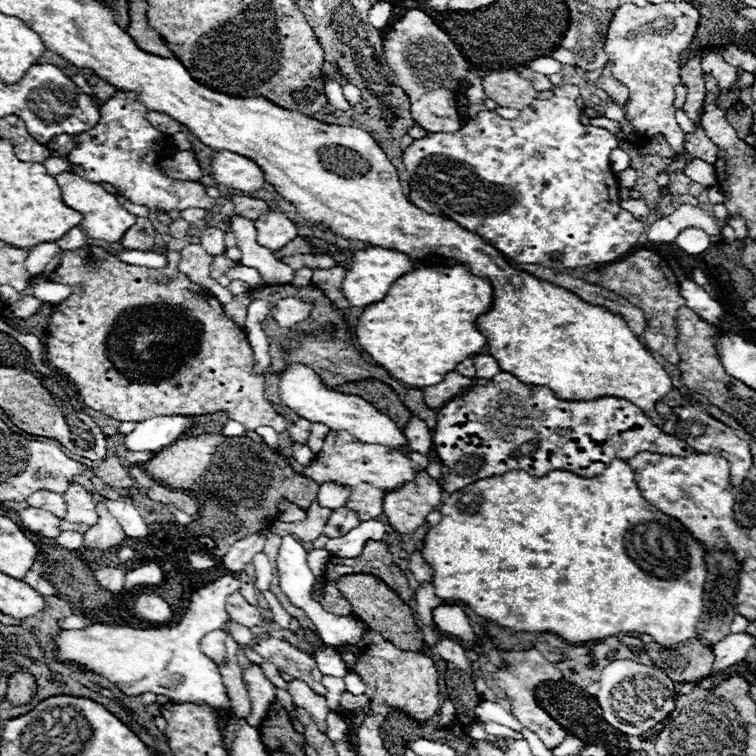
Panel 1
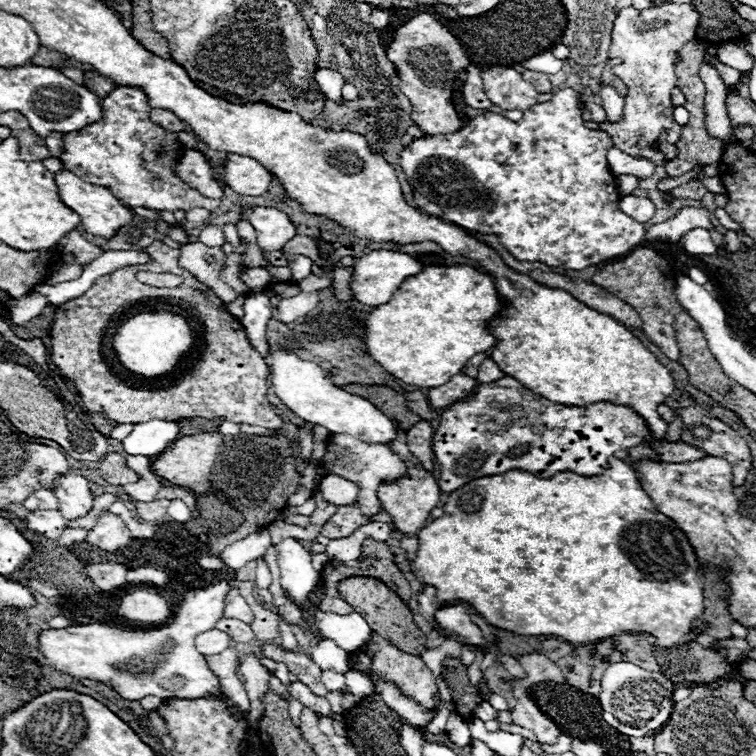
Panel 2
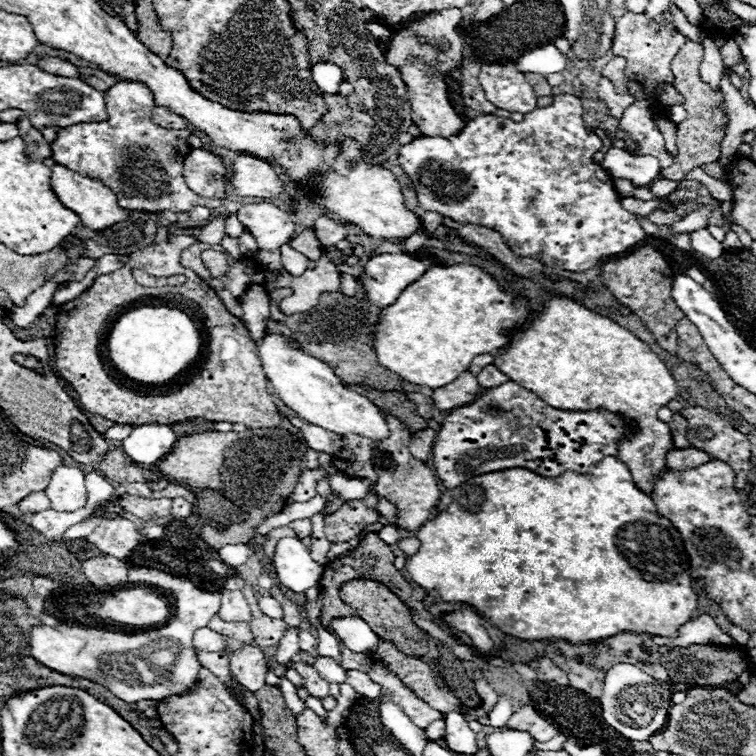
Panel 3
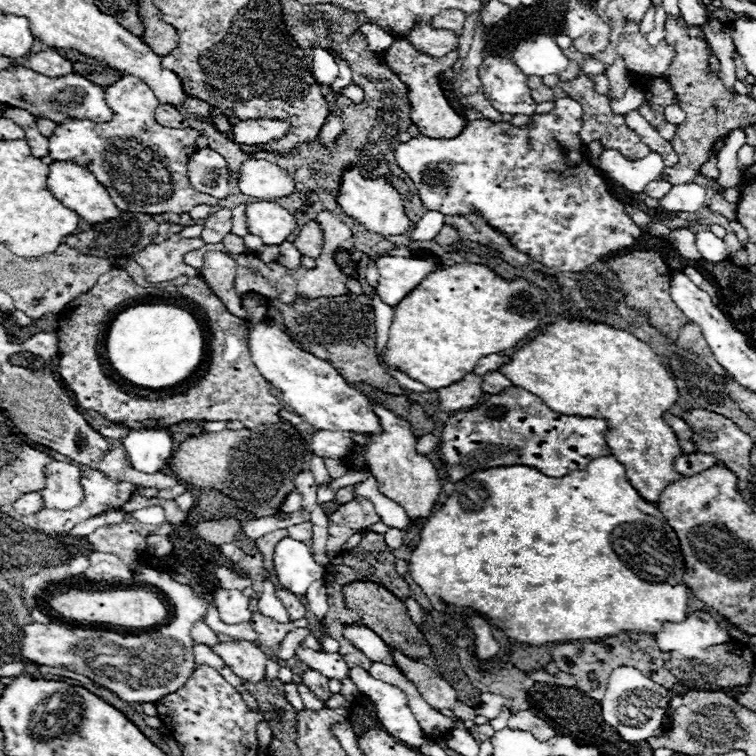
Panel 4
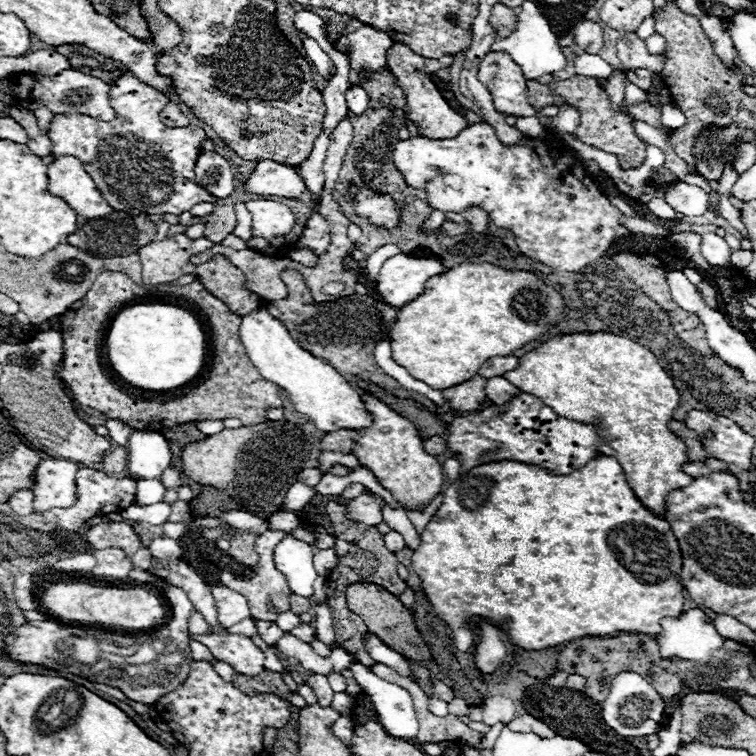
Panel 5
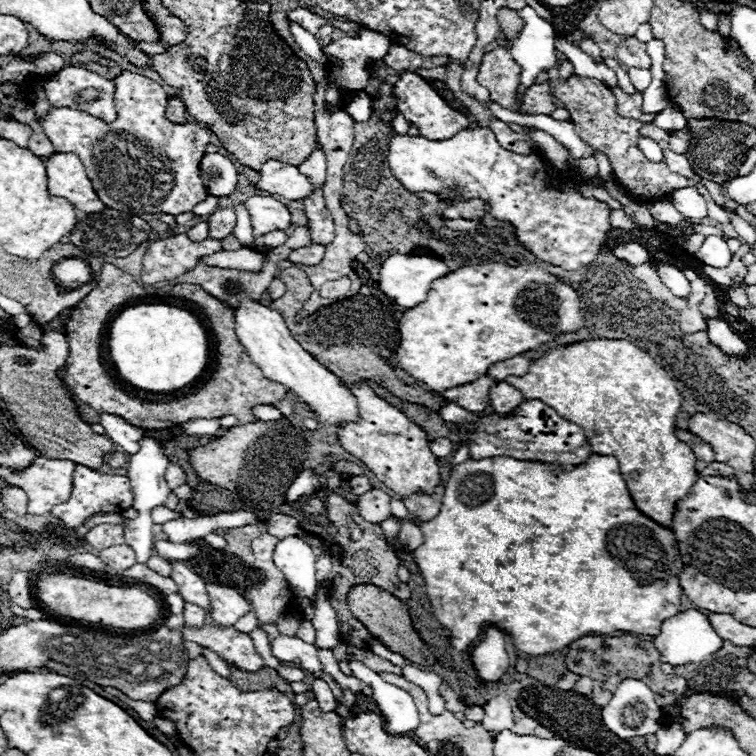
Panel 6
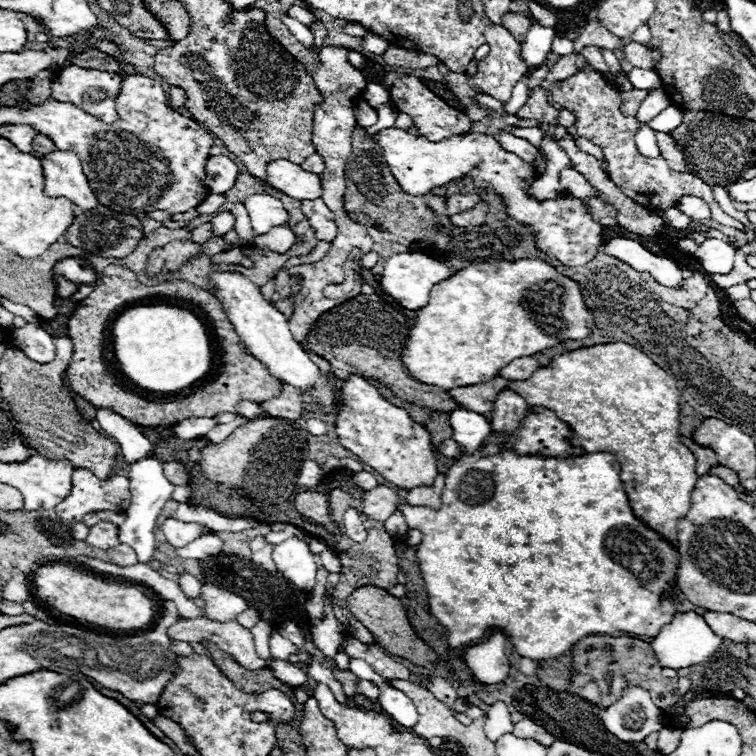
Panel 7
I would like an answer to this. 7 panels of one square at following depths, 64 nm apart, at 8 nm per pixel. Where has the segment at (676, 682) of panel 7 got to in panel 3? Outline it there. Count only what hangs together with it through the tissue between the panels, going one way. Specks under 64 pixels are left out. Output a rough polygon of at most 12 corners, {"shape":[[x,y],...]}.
{"shape":[[650,634],[570,644],[550,642],[546,656],[570,686],[602,696],[608,668],[634,664],[670,680]]}

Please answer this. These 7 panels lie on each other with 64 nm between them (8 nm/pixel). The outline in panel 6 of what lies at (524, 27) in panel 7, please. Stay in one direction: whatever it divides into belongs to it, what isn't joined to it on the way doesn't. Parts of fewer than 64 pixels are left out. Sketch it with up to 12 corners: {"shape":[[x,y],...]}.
{"shape":[[510,8],[498,12],[500,32],[506,38],[518,36],[522,18]]}

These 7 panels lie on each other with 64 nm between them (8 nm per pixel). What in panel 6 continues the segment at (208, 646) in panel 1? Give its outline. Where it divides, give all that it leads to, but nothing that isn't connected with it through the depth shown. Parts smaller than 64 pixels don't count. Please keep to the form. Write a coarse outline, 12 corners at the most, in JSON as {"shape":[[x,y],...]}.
{"shape":[[196,604],[184,608],[188,626],[200,628],[206,622],[206,612]]}

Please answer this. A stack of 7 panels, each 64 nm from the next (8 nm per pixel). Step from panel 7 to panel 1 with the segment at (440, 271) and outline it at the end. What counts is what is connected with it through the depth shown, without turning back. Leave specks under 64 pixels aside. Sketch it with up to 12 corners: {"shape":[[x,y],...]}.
{"shape":[[378,246],[354,250],[342,280],[350,306],[380,302],[414,270]]}

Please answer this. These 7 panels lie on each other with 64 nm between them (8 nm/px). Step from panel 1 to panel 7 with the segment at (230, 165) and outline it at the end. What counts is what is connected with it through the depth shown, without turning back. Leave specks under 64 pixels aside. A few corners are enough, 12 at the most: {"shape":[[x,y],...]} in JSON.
{"shape":[[288,160],[266,166],[266,186],[294,200],[322,196],[316,174]]}

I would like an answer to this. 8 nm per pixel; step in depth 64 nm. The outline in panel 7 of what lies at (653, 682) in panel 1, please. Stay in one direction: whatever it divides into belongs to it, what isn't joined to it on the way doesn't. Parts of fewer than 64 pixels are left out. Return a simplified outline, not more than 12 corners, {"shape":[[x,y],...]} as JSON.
{"shape":[[638,686],[600,712],[624,742],[662,730],[662,710]]}

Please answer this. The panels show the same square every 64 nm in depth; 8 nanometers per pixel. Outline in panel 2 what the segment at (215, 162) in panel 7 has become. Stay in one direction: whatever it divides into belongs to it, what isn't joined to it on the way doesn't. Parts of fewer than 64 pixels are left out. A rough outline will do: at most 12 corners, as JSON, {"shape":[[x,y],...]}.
{"shape":[[186,150],[174,172],[206,198],[224,196],[216,170]]}

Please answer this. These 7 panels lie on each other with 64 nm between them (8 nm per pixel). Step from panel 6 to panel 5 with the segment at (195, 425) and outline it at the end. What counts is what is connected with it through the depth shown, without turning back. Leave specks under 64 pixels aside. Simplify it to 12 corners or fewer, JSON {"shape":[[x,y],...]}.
{"shape":[[222,420],[196,422],[202,434],[218,434],[224,430]]}

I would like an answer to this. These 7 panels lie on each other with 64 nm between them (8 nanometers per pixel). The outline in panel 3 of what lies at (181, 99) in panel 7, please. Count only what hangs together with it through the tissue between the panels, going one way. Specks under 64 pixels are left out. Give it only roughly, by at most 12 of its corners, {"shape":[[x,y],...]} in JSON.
{"shape":[[162,106],[154,108],[152,120],[170,130],[188,126],[182,116]]}

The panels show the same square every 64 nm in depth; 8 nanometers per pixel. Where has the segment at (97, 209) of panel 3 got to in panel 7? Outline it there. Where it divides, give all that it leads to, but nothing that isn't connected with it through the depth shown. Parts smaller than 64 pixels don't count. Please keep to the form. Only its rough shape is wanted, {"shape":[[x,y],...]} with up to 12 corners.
{"shape":[[70,150],[42,158],[46,196],[96,208],[80,158]]}

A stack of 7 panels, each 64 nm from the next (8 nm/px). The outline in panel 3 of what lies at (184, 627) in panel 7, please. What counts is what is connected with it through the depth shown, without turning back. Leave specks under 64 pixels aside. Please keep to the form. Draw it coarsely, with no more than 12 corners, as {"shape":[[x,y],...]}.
{"shape":[[256,646],[230,652],[234,678],[250,692],[266,686],[268,664]]}

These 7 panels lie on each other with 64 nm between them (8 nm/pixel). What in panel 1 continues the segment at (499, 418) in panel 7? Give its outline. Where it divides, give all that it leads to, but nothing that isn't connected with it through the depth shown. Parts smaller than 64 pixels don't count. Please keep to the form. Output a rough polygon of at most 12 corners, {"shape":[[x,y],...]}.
{"shape":[[478,354],[476,378],[492,378],[500,366],[492,356]]}

